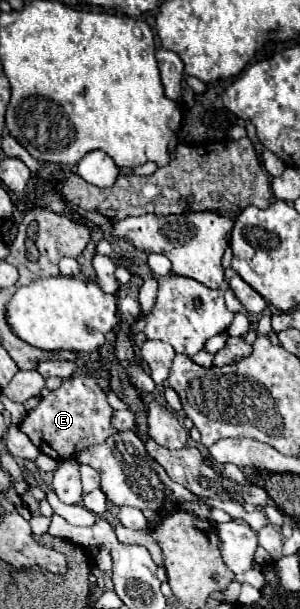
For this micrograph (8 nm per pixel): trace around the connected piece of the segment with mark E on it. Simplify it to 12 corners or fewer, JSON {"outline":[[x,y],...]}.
{"outline":[[97,370],[63,380],[21,422],[67,460],[115,434]]}

